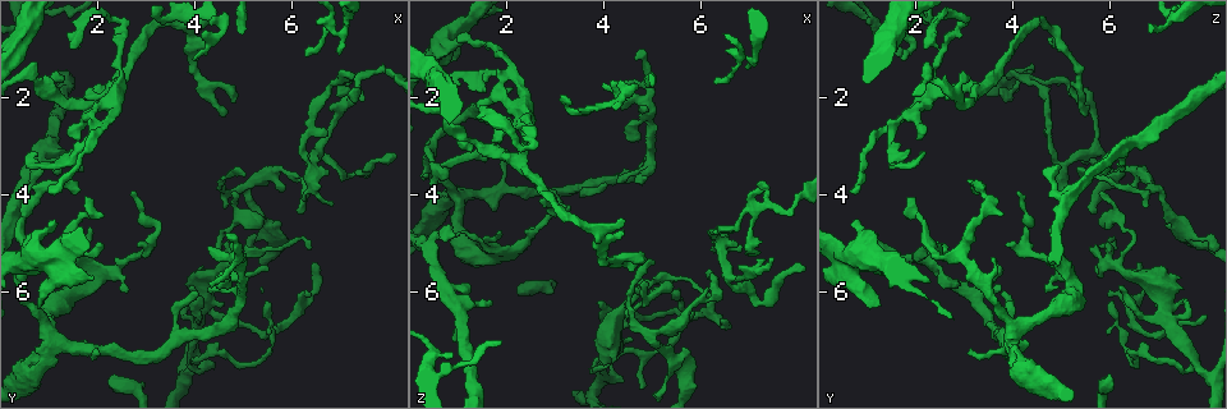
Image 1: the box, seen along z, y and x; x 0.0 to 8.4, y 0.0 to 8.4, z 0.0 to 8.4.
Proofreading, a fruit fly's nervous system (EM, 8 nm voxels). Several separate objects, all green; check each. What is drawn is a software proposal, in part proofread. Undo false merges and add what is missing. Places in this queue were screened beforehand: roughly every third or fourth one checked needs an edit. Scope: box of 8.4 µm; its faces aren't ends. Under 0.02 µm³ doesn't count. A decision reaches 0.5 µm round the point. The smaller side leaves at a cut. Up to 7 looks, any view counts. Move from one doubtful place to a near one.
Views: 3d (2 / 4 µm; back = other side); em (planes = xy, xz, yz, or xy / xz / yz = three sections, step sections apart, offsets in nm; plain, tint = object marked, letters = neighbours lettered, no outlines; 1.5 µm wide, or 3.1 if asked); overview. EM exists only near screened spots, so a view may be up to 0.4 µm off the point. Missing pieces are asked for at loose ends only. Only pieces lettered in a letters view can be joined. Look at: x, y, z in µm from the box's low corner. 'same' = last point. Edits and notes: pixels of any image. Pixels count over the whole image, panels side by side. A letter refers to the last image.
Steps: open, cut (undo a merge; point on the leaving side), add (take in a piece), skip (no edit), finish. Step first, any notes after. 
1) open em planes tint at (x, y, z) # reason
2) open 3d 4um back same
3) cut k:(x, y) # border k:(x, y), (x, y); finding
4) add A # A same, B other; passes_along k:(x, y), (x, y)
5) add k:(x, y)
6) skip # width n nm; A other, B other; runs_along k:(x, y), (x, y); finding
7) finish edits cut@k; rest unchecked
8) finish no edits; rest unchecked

open em planes letters at (1.00, 4.60, 0.75) # an open end

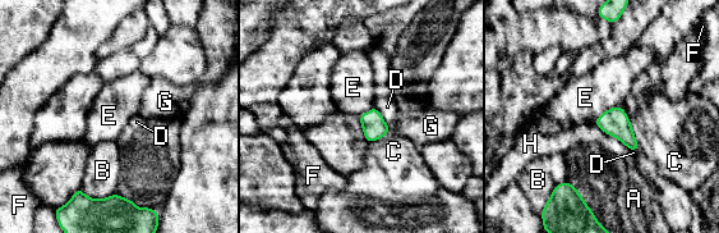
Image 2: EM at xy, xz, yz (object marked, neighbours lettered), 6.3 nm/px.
skip # A other, B other, C other, D other, E other, F other, G other, H other; border 2:(621, 105), (604, 110), (593, 123); no lettered piece goes on from it

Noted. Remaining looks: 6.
open em planes letters at (6.95, 1.05, 1.35) # tapers out

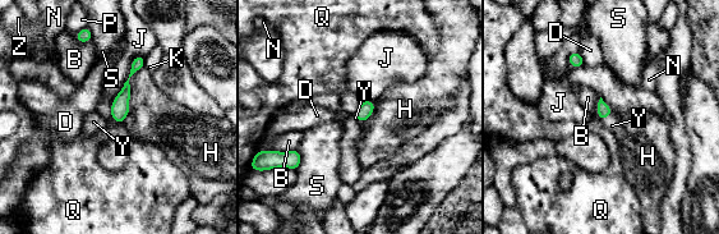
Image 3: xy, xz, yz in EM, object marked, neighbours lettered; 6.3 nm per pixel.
add Y # B other, D other, H other, J other, K other, N other, P other, Q other, S other, Y same, Z other; passes_along 3:(603, 108), (607, 116), (612, 123); the cell continues

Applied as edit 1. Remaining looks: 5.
open em planes letters at (0.90, 3.40, 4.85) # an open end

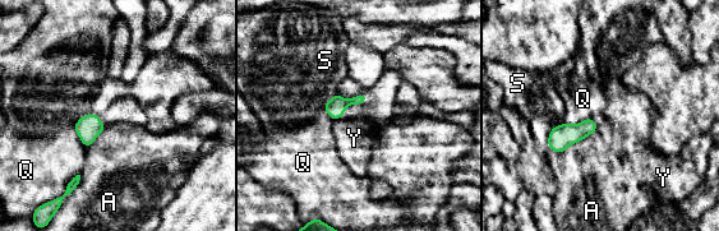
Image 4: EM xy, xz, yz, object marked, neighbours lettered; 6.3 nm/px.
skip # A other, Q other, S other, Y other; border 4:(365, 92), (349, 98), (336, 93); none of them fits

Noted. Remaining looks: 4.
finish edits add@3; rest unchecked

